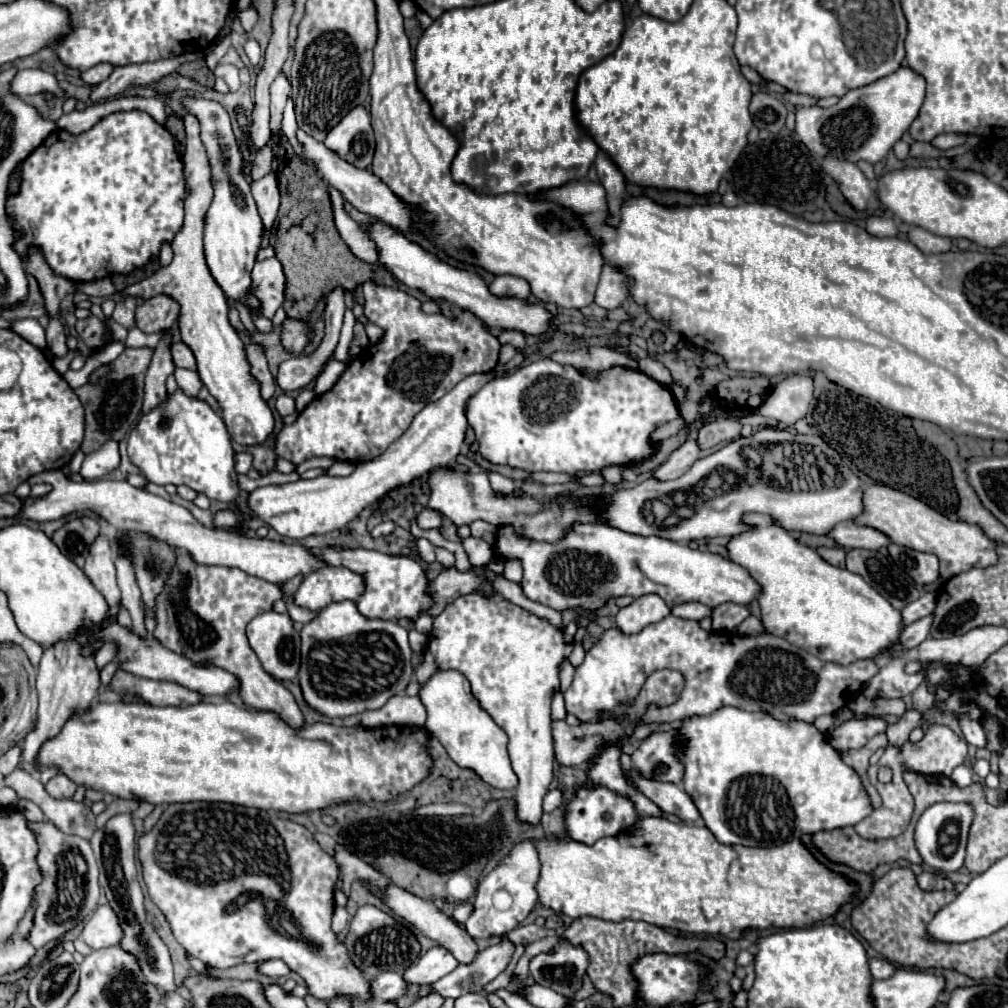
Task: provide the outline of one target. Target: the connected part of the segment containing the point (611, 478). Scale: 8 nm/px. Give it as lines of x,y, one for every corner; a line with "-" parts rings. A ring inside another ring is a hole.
608,466
602,470
602,476
614,486
618,486
622,482
622,472
624,472
624,466

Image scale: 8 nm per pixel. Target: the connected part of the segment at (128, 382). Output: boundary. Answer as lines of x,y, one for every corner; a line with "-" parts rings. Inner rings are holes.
126,348
114,362
108,364
106,376
102,376
96,384
88,382
76,388
76,396
80,398
86,410
86,434
80,448
84,454
100,450
108,440
122,442
126,432
130,432
134,424
140,420
142,400
144,400
144,378
152,362
152,356
154,356
152,348
-
112,414
114,414
114,424
112,424

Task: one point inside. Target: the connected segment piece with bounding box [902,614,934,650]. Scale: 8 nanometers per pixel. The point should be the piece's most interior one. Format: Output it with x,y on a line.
917,632

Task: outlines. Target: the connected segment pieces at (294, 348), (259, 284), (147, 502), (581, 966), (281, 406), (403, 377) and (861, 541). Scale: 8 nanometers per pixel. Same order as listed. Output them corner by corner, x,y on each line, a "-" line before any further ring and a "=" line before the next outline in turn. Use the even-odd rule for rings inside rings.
286,318
286,322
282,324
284,332
282,332
282,344
286,348
286,352
294,352
300,354
308,342
308,324
300,322
300,320
290,320
=
278,258
256,262
252,270
252,290
262,302
262,314
266,318
272,318
276,310
284,304
286,294
286,276
=
68,478
60,480
50,494
42,498
32,498
32,496
26,498
18,512
18,518
32,522
48,522
48,520
58,520
70,512
82,512
82,510
94,510
118,530
148,534
166,542
172,548
188,550
198,564
240,568
250,576
274,584
286,582
296,574
310,574
328,566
316,554
312,554
308,546
284,544
268,538
248,538
214,526
208,528
200,524
186,508
172,504
160,496
154,496
142,488
130,486
126,480
92,480
92,482
72,482
=
558,936
558,944
552,950
534,956
528,968
530,976
540,986
546,986
566,998
574,998
582,988
588,964
590,958
582,946
574,946
566,938
=
282,394
276,398
276,410
280,416
288,416
294,412
294,398
288,394
=
366,282
362,286
362,292
364,316
368,318
368,322
384,328
384,336
378,344
362,350
346,366
344,374
338,378
330,392
316,396
292,424
284,426
278,432
276,454
284,460
290,460
292,464
300,464
314,456
328,456
334,460
346,460
350,464
360,464
360,460
374,460
382,456
386,448
408,430
414,416
430,400
434,400
434,392
448,392
466,376
490,372
498,364
498,338
494,338
470,312
460,312
456,320
450,320
442,314
424,314
420,310
420,302
414,296
372,282
=
852,520
850,522
840,522
838,526
834,526
834,530
828,536
834,538
844,548
880,550
882,546
888,546
892,542
884,532
880,532
872,526
860,526

